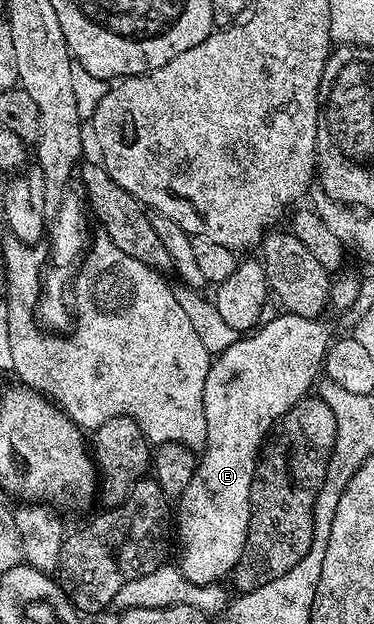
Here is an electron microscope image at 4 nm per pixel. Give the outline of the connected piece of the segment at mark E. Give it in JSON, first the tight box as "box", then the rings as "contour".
{"box":[175,312,331,585],"contour":[[[282,312],[256,331],[242,336],[231,347],[216,354],[210,364],[207,383],[203,387],[203,411],[207,415],[207,439],[197,462],[195,475],[187,483],[187,491],[175,501],[175,533],[181,536],[179,568],[191,583],[215,585],[232,574],[243,555],[249,530],[249,500],[251,483],[257,470],[257,459],[265,438],[284,413],[295,403],[310,396],[313,384],[323,373],[325,354],[329,351],[331,336],[324,320]]]}

